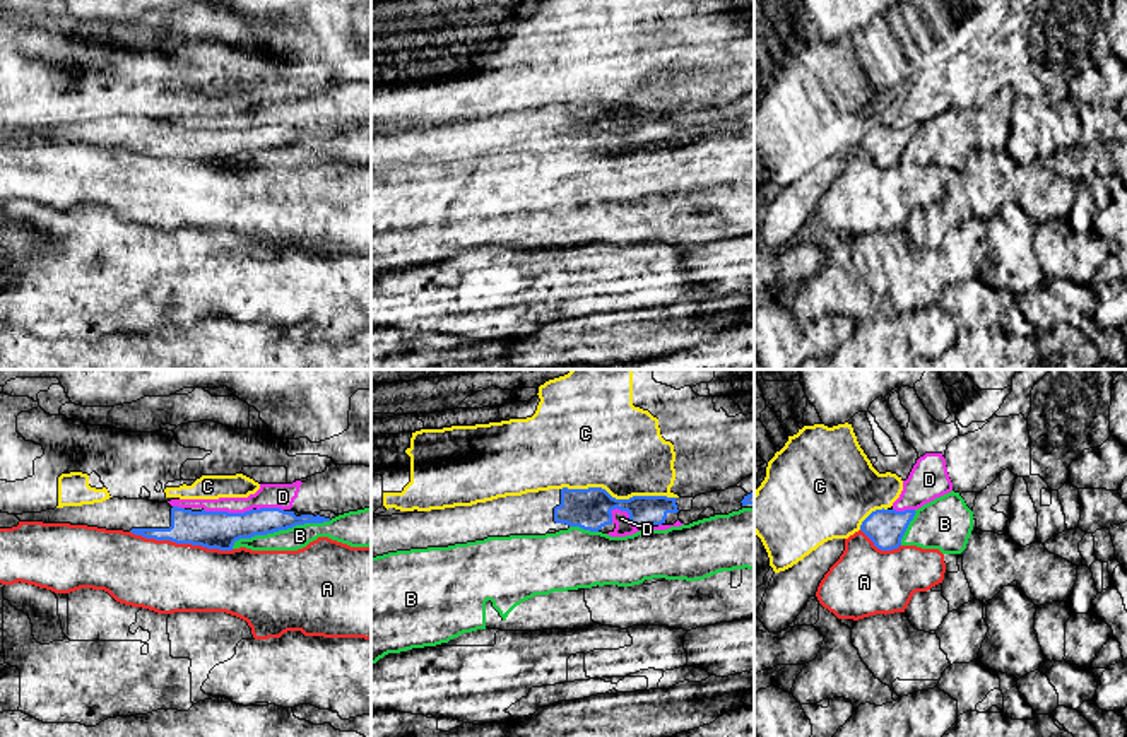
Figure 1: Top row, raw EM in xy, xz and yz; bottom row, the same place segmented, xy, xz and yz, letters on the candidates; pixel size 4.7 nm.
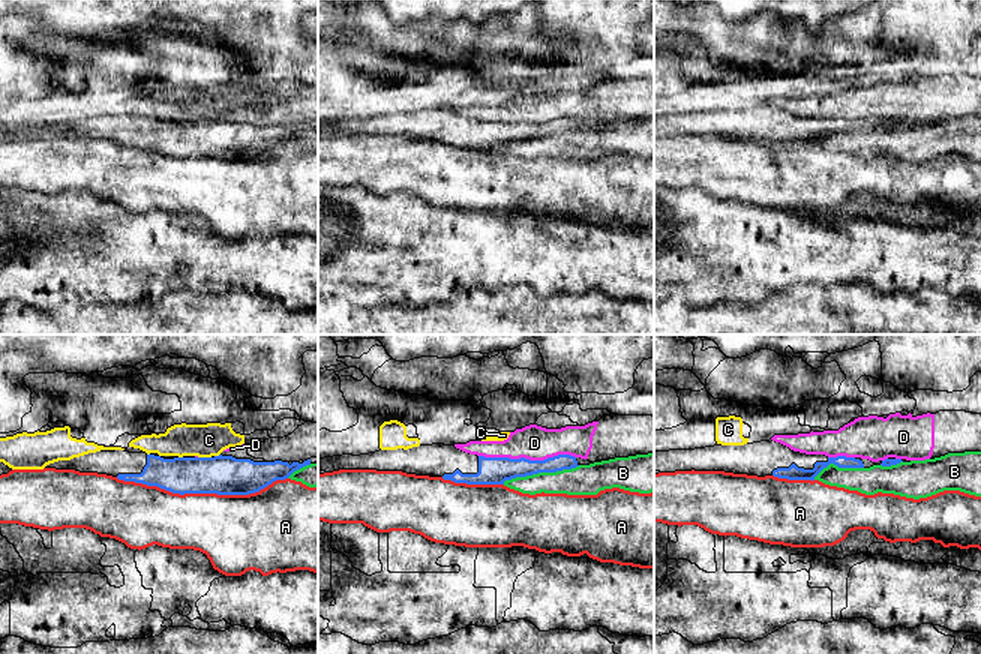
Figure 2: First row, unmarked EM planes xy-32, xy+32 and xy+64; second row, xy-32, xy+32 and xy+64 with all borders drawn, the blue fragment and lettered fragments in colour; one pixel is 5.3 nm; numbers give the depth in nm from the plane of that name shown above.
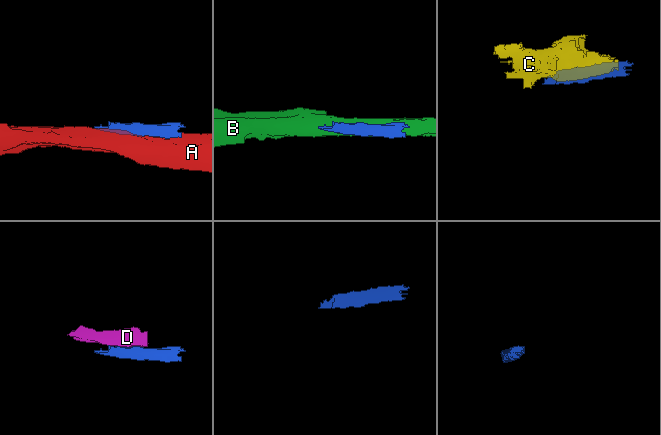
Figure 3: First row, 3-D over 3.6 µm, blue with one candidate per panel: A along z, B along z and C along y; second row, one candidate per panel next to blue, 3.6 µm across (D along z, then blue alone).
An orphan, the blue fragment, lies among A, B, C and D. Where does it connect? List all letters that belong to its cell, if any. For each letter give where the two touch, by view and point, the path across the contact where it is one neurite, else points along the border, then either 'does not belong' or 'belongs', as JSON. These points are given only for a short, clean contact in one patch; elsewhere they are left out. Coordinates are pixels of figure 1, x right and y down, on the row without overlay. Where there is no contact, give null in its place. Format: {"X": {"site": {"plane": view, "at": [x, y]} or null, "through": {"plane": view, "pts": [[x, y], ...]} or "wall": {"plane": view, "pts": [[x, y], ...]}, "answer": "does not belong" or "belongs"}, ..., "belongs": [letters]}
{"A": {"site": {"plane": "xy", "at": [182, 159]}, "answer": "does not belong"}, "B": {"site": {"plane": "xy", "at": [279, 146]}, "answer": "does not belong"}, "C": {"site": {"plane": "xz", "at": [619, 117]}, "answer": "does not belong"}, "D": {"site": {"plane": "xy", "at": [226, 129]}, "wall": {"plane": "xy", "pts": [[204, 125], [218, 129], [252, 127]]}, "answer": "does not belong"}, "belongs": []}

